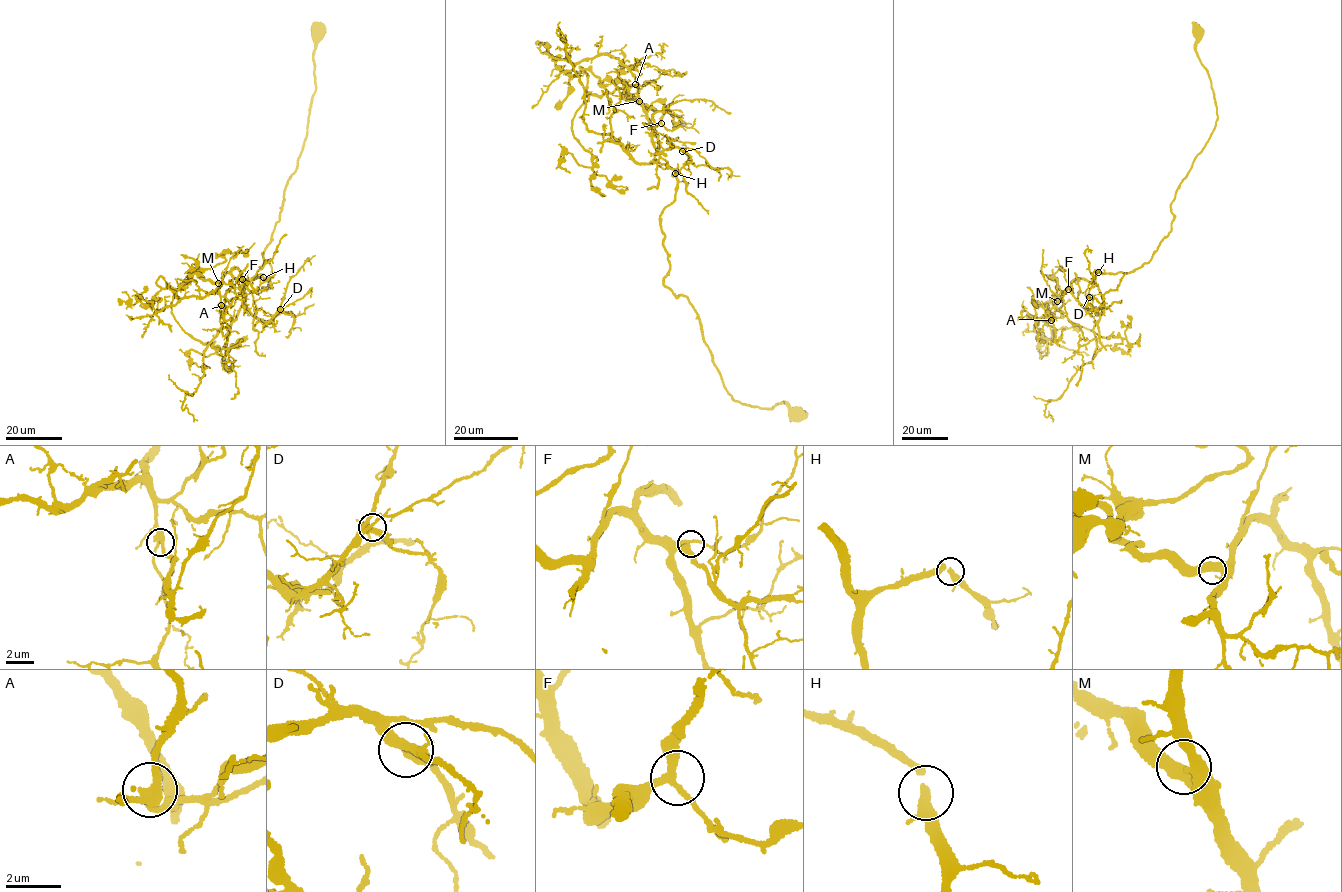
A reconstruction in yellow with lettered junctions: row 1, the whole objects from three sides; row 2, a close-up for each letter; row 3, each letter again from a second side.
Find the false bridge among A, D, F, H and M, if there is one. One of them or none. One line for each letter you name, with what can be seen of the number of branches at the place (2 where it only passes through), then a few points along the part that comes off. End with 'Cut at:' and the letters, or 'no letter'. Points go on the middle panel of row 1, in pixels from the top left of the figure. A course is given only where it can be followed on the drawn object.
Cut at: no letter

